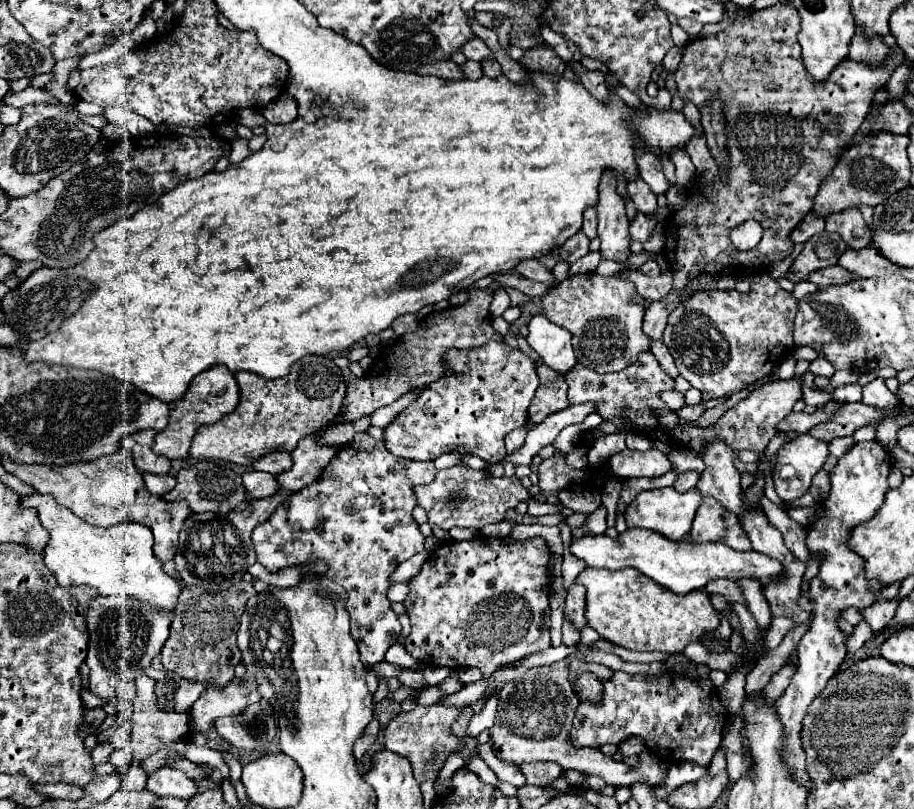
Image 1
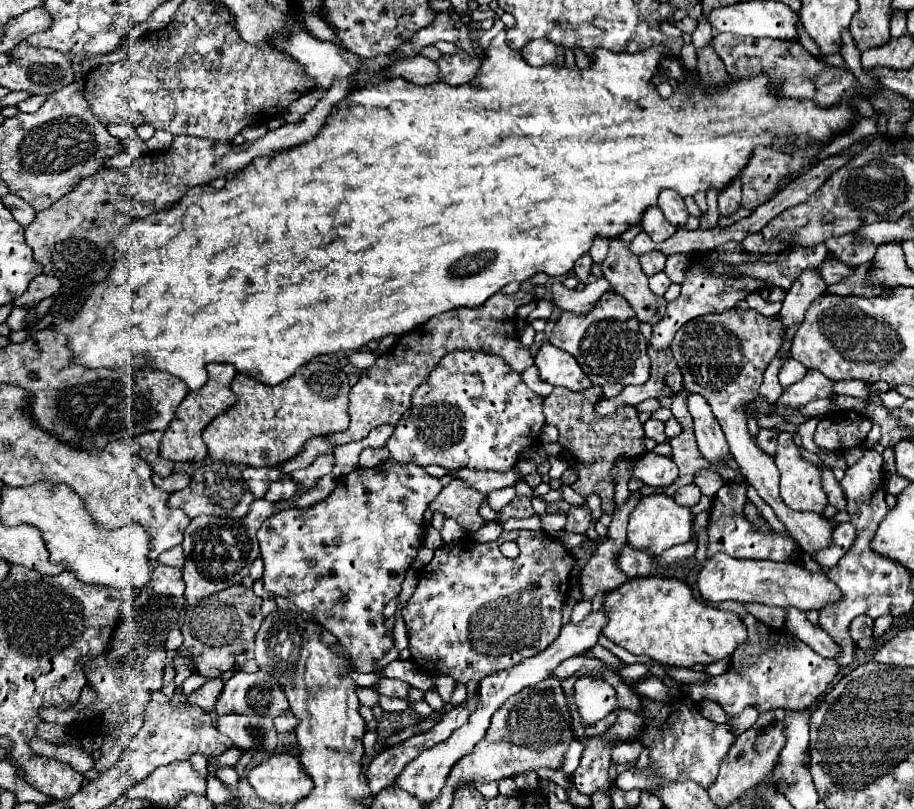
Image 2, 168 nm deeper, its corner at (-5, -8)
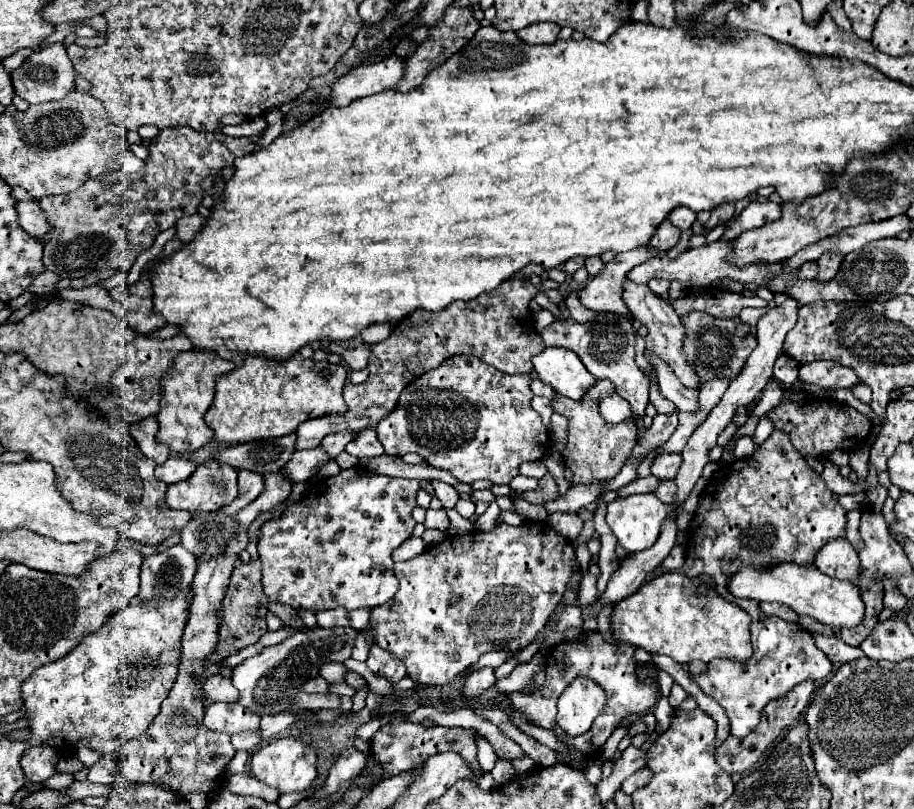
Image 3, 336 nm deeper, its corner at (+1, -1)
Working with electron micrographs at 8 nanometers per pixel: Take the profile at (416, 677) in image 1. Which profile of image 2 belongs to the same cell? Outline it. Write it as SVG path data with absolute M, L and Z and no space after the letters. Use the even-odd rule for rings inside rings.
M379 678L375 684L375 690L385 696L397 696L397 698L407 698L409 694L409 684L401 680L391 680L391 678Z

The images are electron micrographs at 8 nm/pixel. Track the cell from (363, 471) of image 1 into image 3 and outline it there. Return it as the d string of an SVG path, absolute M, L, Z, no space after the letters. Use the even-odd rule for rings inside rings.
M351 467L351 469L343 469L339 475L335 477L327 477L323 483L317 483L317 491L315 495L309 497L309 501L297 501L293 505L289 505L285 509L285 513L277 519L271 519L267 523L263 523L263 535L259 535L259 543L257 543L257 551L259 551L259 561L261 561L261 571L263 571L263 591L269 597L269 601L279 601L285 605L291 605L293 609L309 609L313 613L325 611L325 609L337 609L343 607L347 611L351 609L359 609L359 607L377 607L383 605L387 601L393 599L393 595L397 593L397 577L393 575L393 559L391 553L411 537L415 521L411 517L415 503L415 493L419 491L419 481L417 479L395 479L395 477L387 477L387 475L377 475L377 473L369 473L367 469L361 467Z

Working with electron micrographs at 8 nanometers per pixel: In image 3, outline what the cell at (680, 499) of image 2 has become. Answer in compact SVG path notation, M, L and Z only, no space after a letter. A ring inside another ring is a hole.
M661 481L659 489L655 491L655 495L663 501L663 503L675 503L675 495L677 495L677 485L675 481Z

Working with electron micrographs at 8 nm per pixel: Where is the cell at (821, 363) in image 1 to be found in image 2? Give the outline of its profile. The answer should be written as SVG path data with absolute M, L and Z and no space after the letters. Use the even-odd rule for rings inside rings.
M859 380L835 382L835 394L847 394L847 396L853 396L853 398L869 400L869 384L859 382Z

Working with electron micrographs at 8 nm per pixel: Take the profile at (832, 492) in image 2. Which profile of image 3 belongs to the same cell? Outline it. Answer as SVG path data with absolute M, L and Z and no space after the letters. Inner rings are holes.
M827 461L827 469L823 469L821 479L825 481L825 485L837 493L837 495L851 495L851 493L859 493L866 490L866 480L858 480L856 483L845 479L839 475L839 467Z

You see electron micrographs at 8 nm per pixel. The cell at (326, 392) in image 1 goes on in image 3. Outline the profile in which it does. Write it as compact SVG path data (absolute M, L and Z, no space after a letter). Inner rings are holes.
M299 353L285 363L273 363L265 357L245 357L241 367L219 375L215 385L215 401L205 413L205 423L213 429L215 439L225 445L239 445L257 439L277 439L293 433L301 423L325 415L345 415L347 403L343 401L343 385L347 381L347 369L343 365L331 365L327 361L305 359Z

